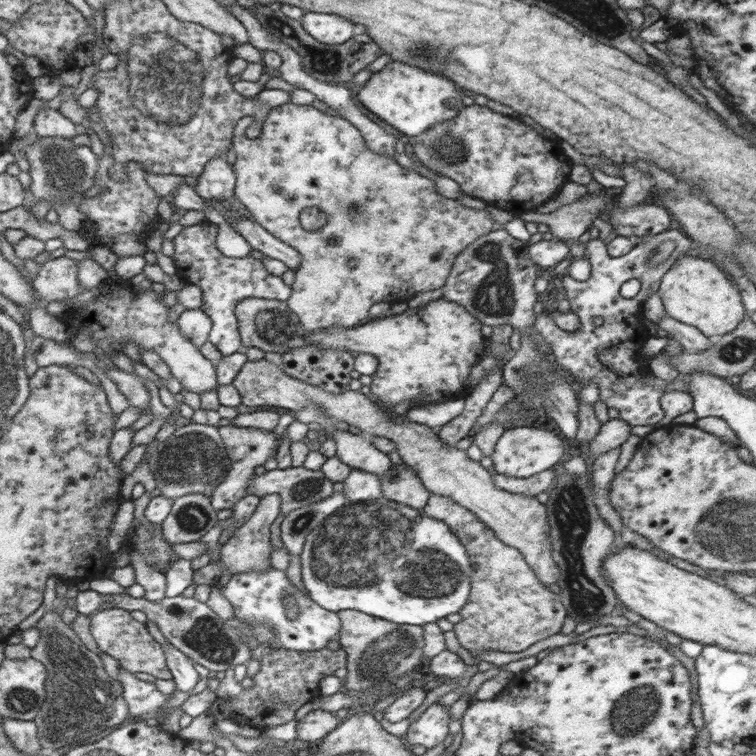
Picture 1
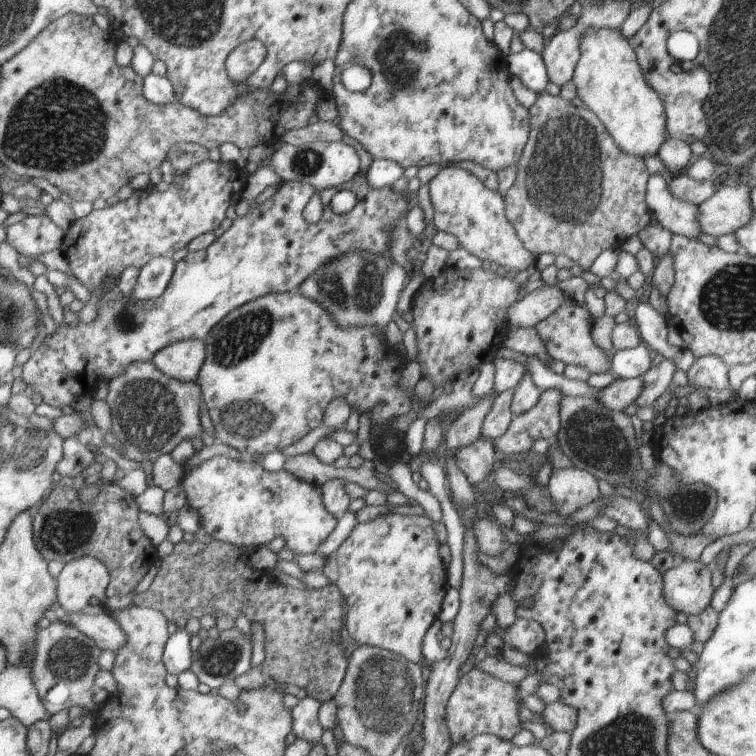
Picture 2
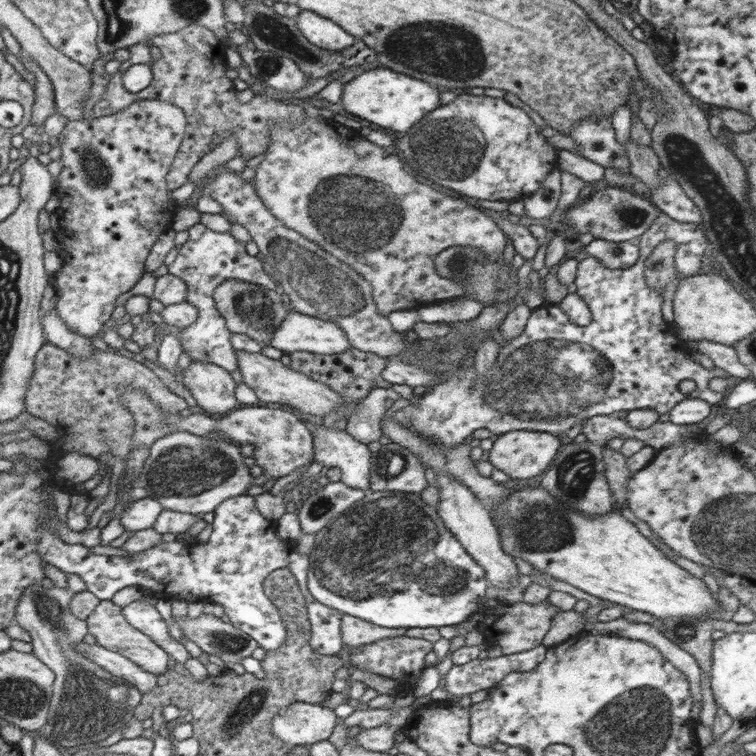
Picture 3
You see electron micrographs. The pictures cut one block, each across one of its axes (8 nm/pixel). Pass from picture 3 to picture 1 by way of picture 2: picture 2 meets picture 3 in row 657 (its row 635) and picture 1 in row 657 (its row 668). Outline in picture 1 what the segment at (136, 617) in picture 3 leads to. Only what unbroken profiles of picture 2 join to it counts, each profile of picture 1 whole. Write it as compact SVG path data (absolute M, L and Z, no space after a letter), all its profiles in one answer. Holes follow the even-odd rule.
M172 644L163 645L163 651L167 655L168 671L172 674L171 680L176 683L176 689L190 693L199 682L193 660Z

